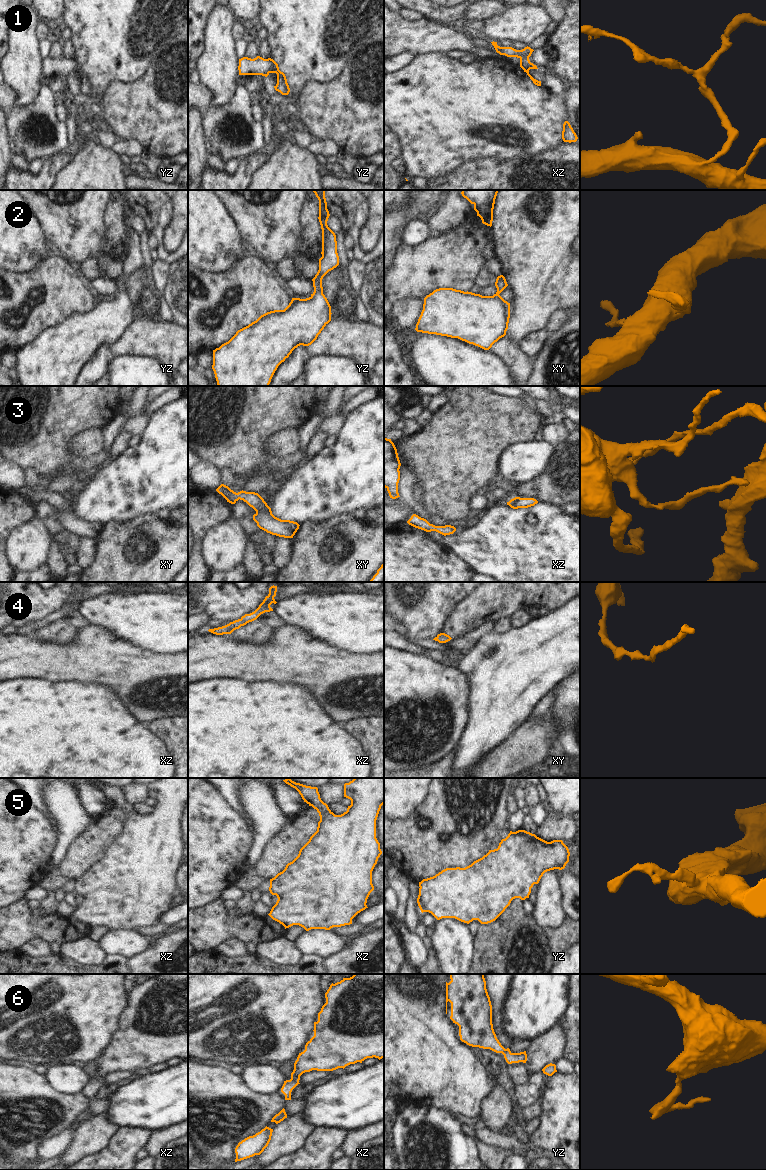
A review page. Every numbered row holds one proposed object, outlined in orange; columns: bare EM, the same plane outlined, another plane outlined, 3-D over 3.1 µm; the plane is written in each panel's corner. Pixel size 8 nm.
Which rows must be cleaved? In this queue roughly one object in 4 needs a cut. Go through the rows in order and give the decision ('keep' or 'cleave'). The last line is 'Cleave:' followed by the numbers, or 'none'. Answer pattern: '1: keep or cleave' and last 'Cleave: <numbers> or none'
1: keep
2: keep
3: keep
4: keep
5: keep
6: keep
Cleave: none

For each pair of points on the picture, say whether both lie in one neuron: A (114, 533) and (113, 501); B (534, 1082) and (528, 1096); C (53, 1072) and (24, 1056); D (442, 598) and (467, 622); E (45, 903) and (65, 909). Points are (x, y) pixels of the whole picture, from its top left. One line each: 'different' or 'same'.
A: different
B: same
C: different
D: different
E: same

